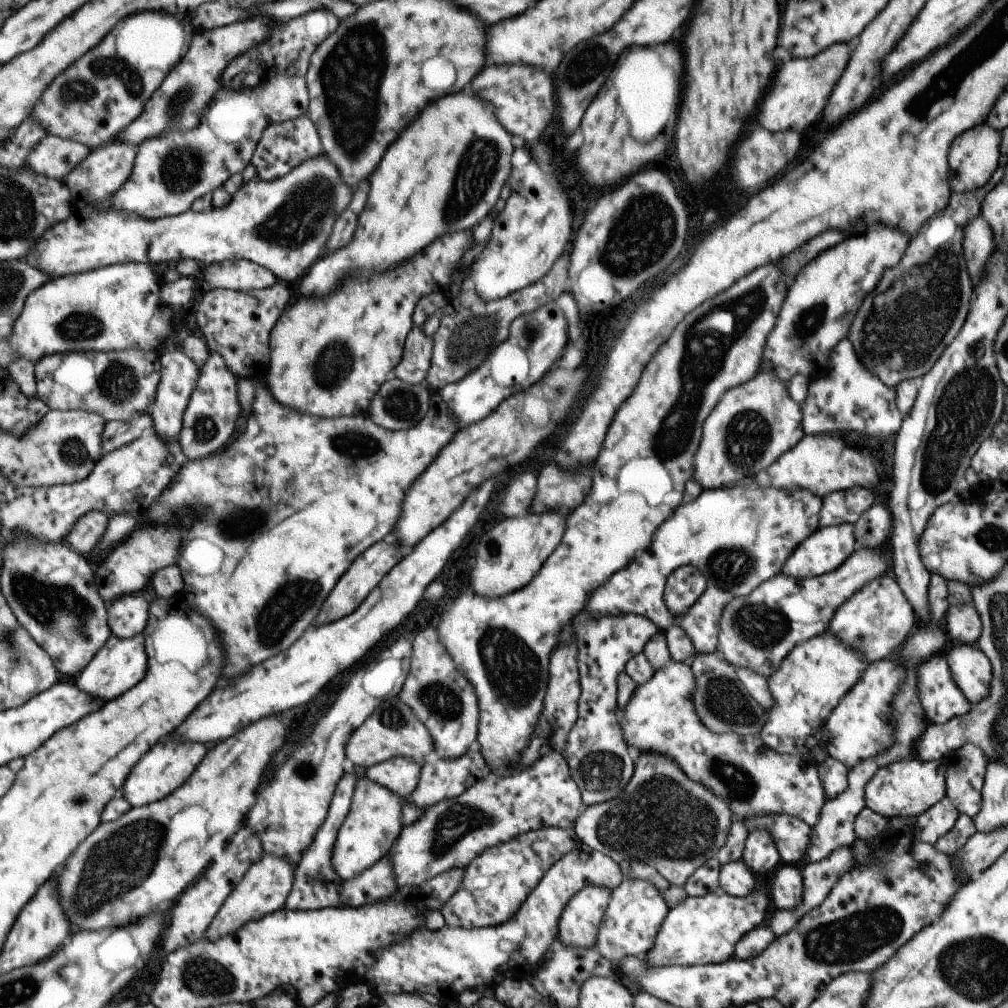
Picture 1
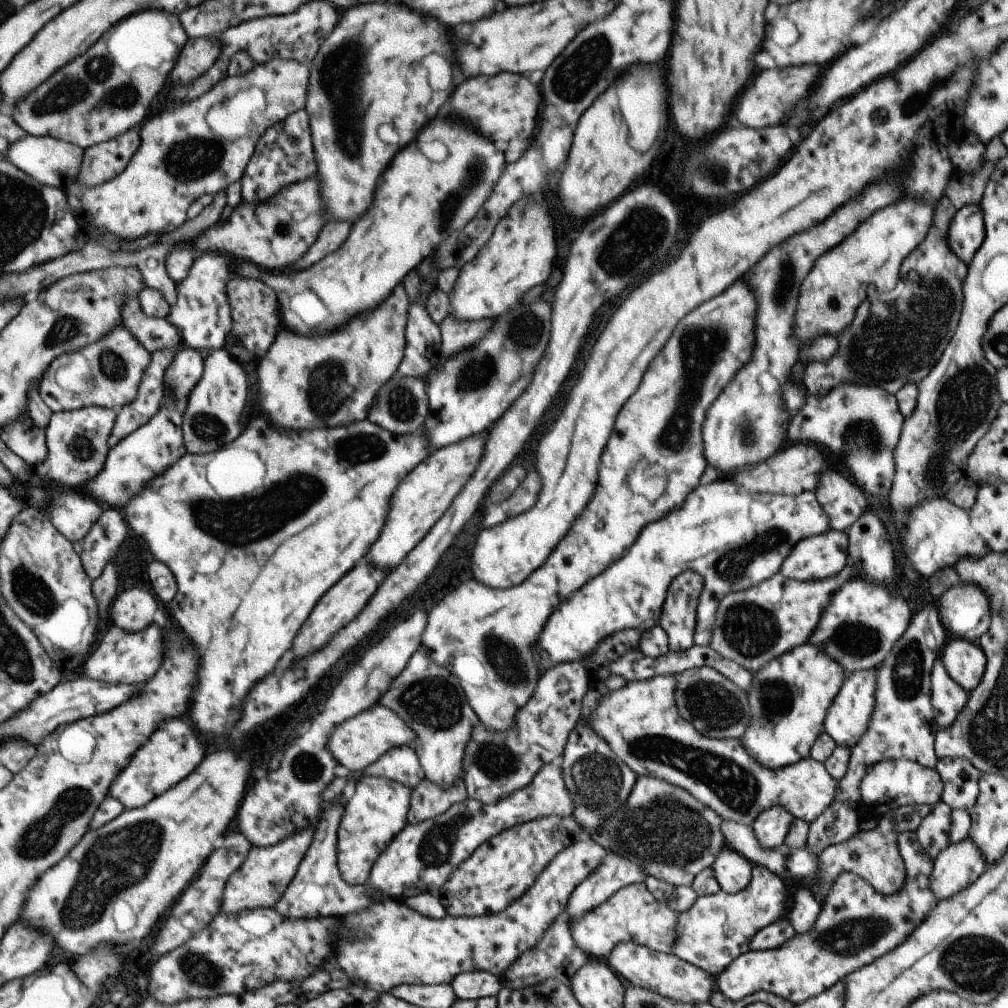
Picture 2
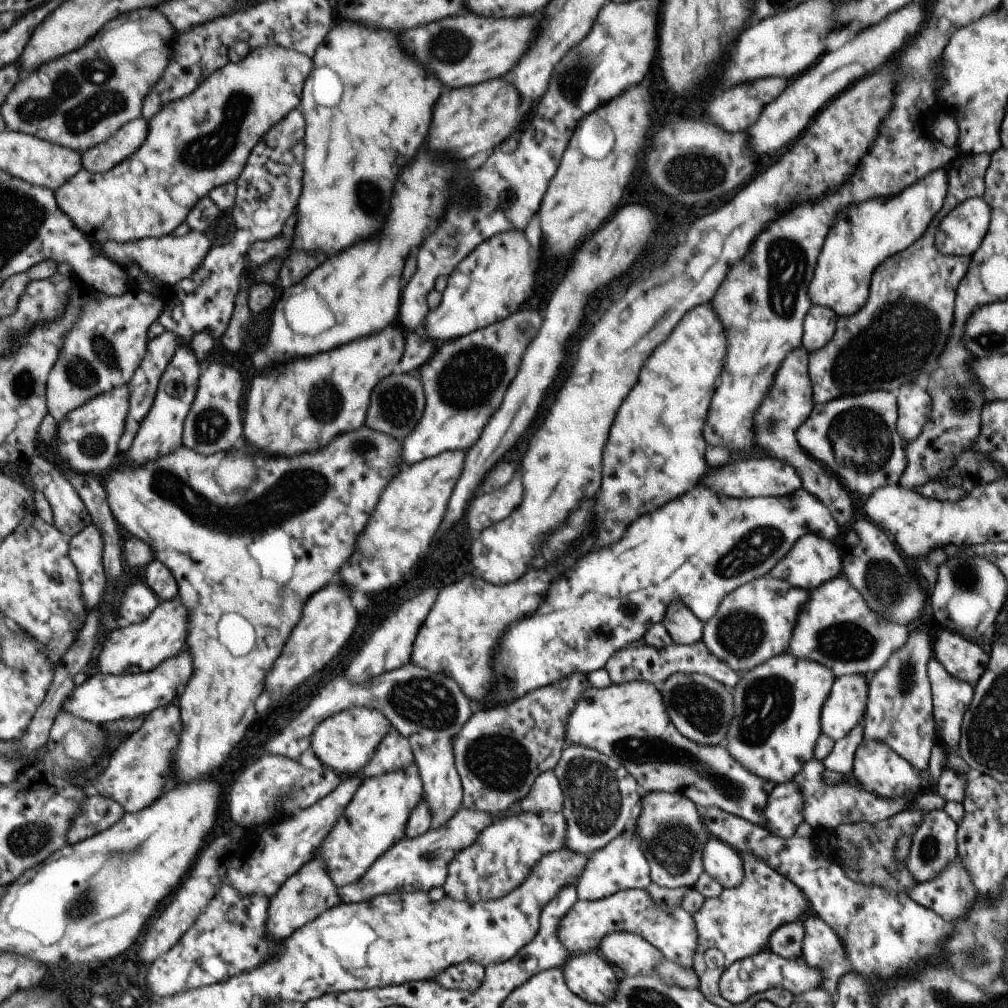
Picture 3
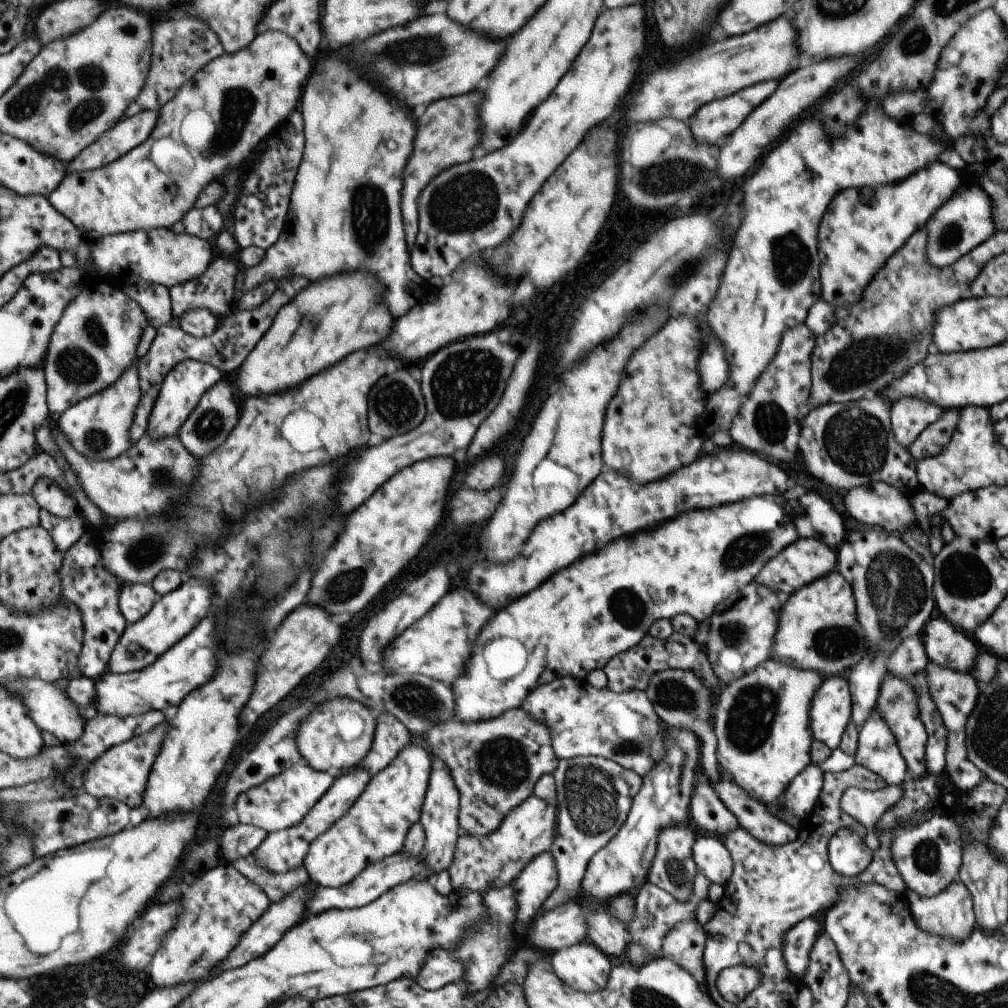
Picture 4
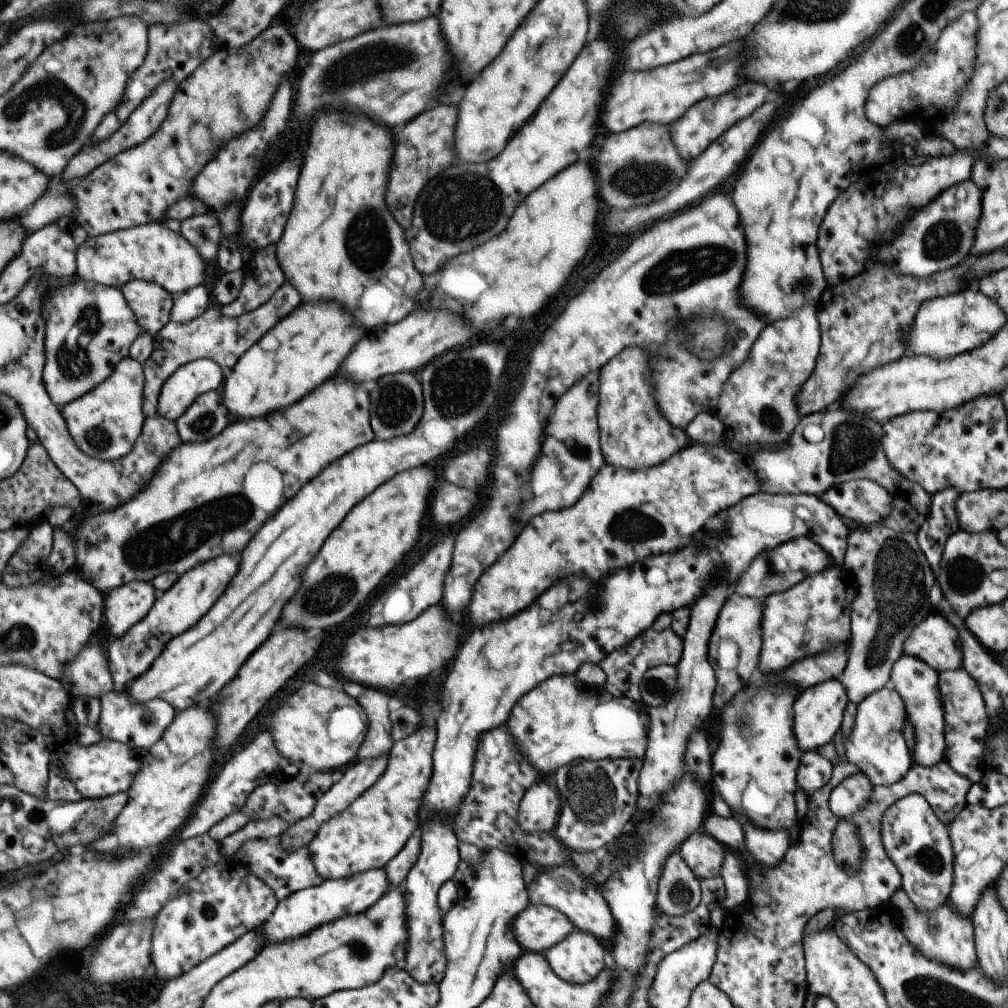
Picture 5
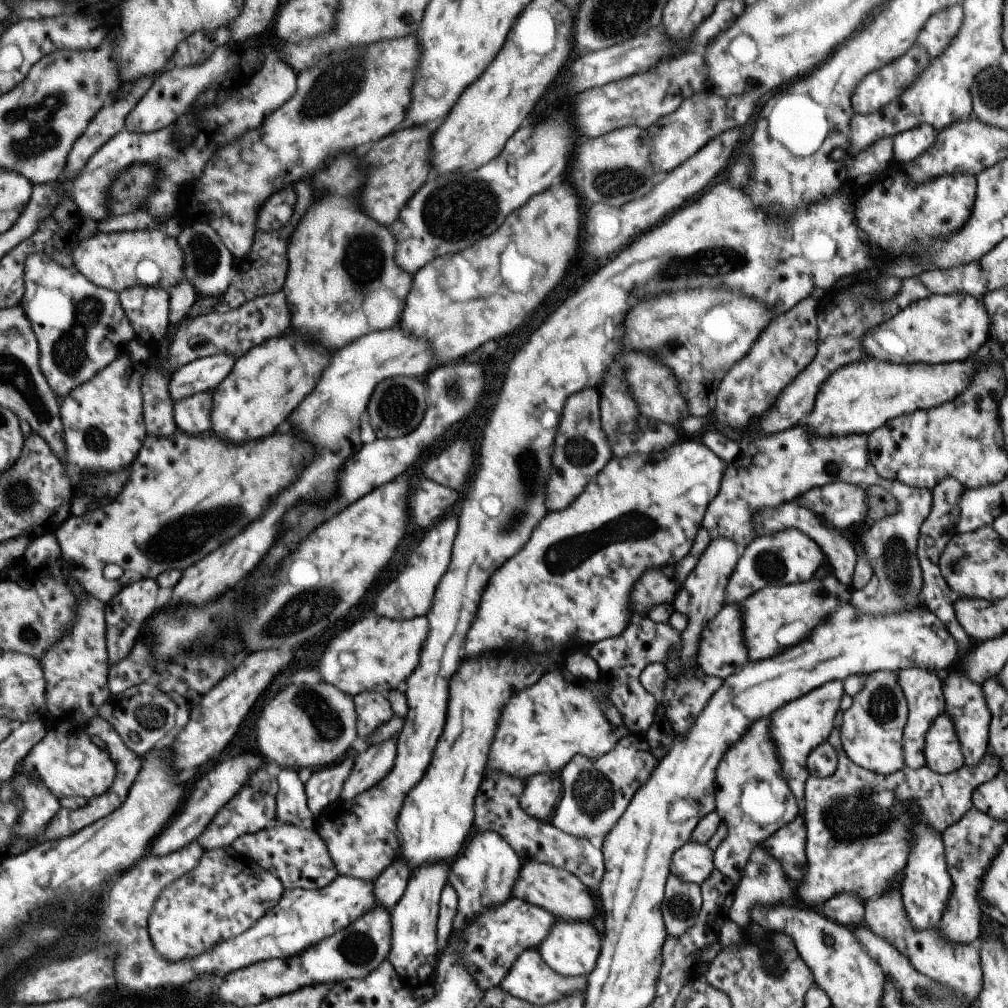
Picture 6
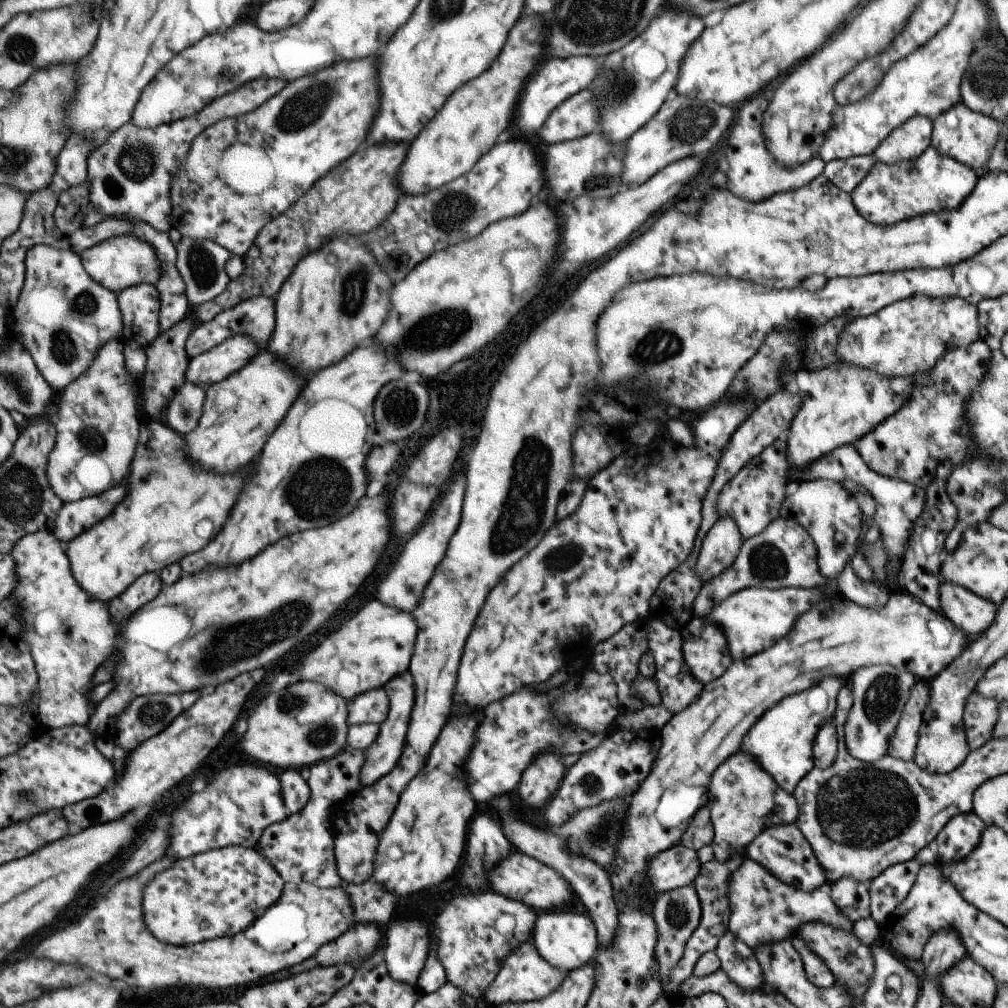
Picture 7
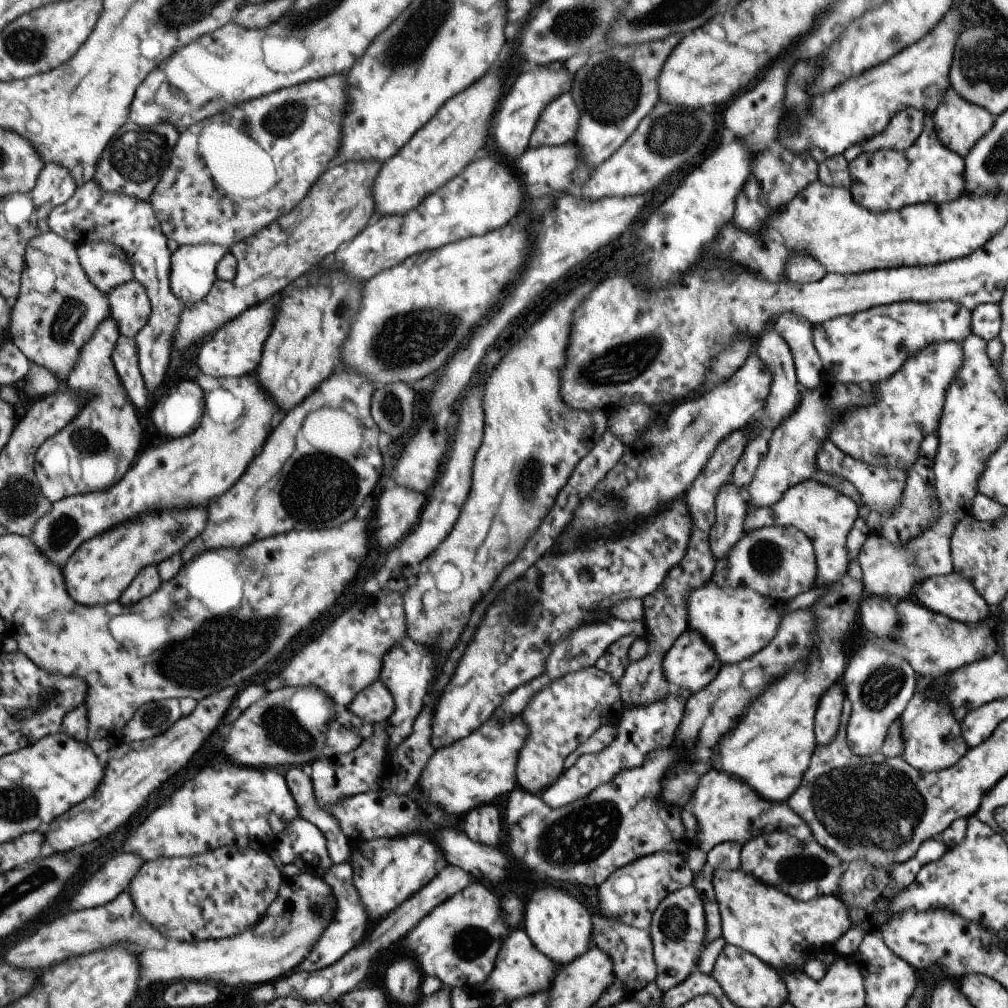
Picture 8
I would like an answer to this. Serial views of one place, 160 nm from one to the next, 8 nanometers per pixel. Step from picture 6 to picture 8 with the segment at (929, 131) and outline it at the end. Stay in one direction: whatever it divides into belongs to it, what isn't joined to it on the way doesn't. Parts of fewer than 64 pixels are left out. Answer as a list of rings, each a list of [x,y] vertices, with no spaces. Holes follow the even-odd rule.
[[[909,107],[895,113],[886,127],[879,133],[859,146],[851,145],[842,152],[847,162],[855,160],[857,153],[873,153],[889,149],[899,153],[907,150],[920,135],[924,114],[916,108]]]

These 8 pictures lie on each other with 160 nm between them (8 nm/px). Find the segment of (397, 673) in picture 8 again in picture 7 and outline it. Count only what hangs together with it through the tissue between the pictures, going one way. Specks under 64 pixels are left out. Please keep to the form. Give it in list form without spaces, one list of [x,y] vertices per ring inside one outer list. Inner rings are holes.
[[[401,672],[401,674],[393,676],[393,679],[389,680],[384,687],[392,701],[392,707],[388,720],[381,724],[379,738],[369,749],[364,750],[364,752],[367,752],[367,764],[363,766],[361,782],[365,787],[376,784],[377,780],[384,779],[385,776],[389,775],[389,772],[393,771],[393,766],[399,764],[400,757],[403,755],[404,744],[407,742],[408,724],[411,722],[412,708],[415,706],[416,688],[415,696],[413,696],[413,684],[414,681],[411,680],[409,672]]]

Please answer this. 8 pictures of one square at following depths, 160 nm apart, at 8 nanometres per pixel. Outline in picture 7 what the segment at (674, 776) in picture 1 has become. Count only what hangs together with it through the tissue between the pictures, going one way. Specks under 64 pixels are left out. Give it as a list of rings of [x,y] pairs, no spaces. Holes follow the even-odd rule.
[[[692,885],[657,894],[657,898],[653,901],[649,916],[652,916],[657,932],[653,956],[657,962],[657,974],[661,986],[667,982],[669,972],[677,966],[677,962],[681,959],[689,936],[693,934],[698,926],[700,913],[700,903]]]

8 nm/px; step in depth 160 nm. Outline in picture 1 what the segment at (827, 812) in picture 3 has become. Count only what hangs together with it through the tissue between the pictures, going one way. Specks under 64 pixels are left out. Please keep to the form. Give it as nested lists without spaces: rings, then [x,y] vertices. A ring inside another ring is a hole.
[[[670,660],[663,668],[656,670],[649,680],[646,680],[643,684],[636,685],[634,691],[631,693],[625,708],[618,712],[619,724],[622,730],[622,737],[628,746],[628,749],[632,754],[635,752],[654,752],[658,755],[668,756],[674,763],[681,767],[681,770],[685,773],[688,779],[693,782],[698,782],[702,784],[706,789],[709,789],[718,799],[726,802],[729,807],[731,814],[733,814],[734,820],[743,820],[753,818],[757,815],[764,815],[769,813],[786,814],[792,817],[799,817],[805,824],[811,828],[820,817],[820,808],[823,806],[824,800],[824,790],[821,786],[820,778],[817,774],[817,762],[811,758],[811,756],[804,755],[786,755],[779,754],[770,748],[767,748],[760,739],[759,734],[757,735],[738,735],[736,732],[724,732],[716,733],[710,731],[701,721],[698,720],[697,715],[694,711],[692,693],[694,692],[695,681],[693,678],[693,673],[691,672],[690,665],[685,663],[675,662]]]

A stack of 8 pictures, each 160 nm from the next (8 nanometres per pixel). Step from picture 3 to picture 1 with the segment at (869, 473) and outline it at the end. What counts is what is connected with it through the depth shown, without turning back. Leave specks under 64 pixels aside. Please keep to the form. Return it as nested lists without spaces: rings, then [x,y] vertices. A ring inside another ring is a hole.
[[[840,340],[833,347],[827,364],[831,372],[809,382],[807,396],[799,405],[804,434],[831,434],[841,430],[865,434],[869,438],[887,438],[891,434],[895,436],[902,414],[897,410],[894,401],[894,389],[884,385],[862,367],[848,340]]]

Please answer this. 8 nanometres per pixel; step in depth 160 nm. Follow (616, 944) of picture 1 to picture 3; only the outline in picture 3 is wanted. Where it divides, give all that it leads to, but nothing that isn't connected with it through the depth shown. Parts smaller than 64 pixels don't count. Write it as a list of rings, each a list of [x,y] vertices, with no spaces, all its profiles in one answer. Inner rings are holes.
[[[625,889],[596,901],[576,901],[561,917],[557,938],[572,956],[597,952],[600,940],[612,932],[639,935],[668,961],[673,961],[677,966],[691,966],[697,938],[692,916],[681,907],[656,905],[645,889]]]

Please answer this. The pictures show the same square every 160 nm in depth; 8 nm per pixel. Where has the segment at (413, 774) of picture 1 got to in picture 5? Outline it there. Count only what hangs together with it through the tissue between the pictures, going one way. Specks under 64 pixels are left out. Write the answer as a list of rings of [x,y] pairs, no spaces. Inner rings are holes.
[[[364,688],[357,698],[366,714],[369,715],[369,734],[365,744],[361,747],[356,760],[376,759],[389,757],[393,748],[392,717],[389,712],[391,696],[386,690]]]

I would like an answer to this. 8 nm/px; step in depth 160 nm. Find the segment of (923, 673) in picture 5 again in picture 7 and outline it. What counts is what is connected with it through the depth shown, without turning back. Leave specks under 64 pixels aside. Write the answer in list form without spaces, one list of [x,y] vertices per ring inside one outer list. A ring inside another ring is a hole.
[[[916,680],[915,686],[909,690],[909,698],[889,740],[886,755],[901,761],[912,761],[917,743],[917,730],[921,725],[921,712],[927,700],[929,700],[927,682]]]

